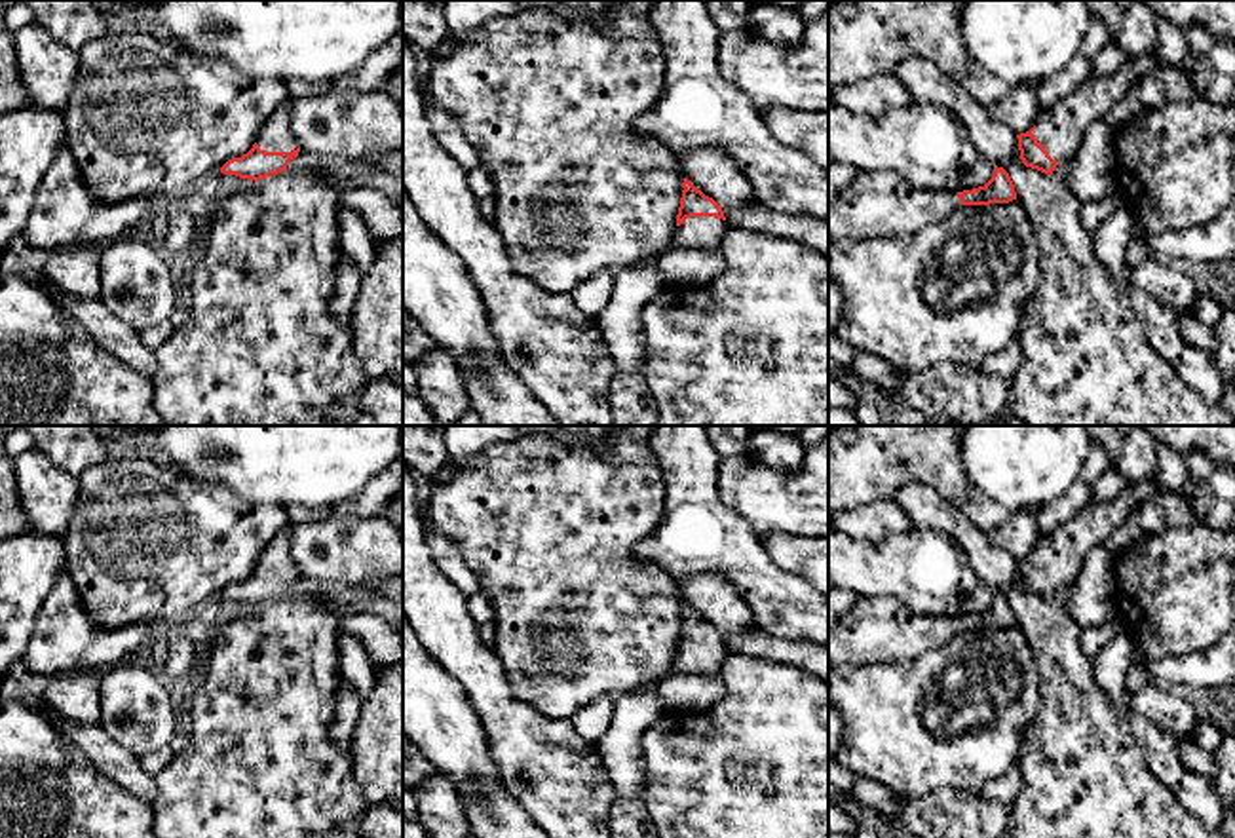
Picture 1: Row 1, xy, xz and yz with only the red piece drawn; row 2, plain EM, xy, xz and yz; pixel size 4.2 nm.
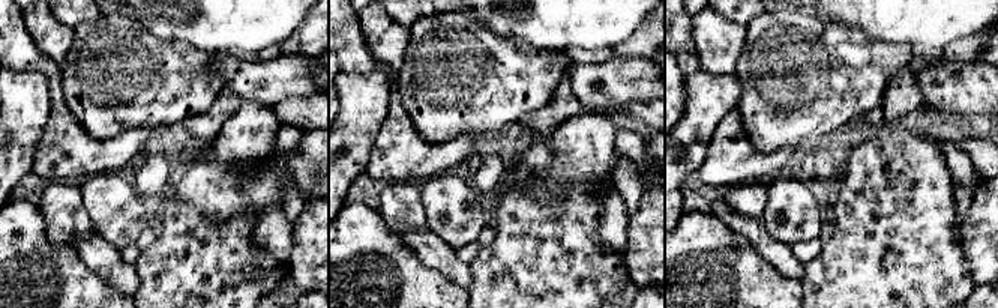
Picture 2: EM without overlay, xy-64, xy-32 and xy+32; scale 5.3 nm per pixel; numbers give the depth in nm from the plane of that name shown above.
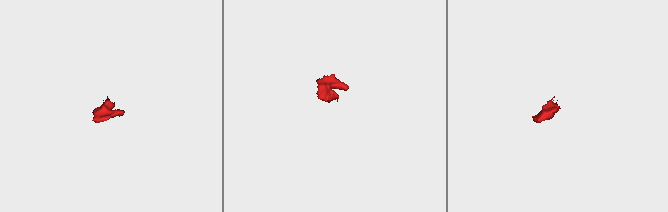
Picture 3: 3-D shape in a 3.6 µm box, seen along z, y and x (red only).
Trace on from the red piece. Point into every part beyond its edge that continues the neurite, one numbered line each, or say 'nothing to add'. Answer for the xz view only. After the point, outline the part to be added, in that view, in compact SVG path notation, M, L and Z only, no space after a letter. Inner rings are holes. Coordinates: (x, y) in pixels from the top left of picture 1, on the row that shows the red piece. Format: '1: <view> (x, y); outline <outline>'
1: xz (700, 232); outline M692 217L676 226L673 234L673 245L701 249L701 251L720 251L722 239L730 224L714 217Z

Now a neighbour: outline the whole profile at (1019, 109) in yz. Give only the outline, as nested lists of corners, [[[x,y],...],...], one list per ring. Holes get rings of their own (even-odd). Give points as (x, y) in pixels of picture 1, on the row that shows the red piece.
[[[1022,84],[988,106],[994,120],[1005,124],[1016,135],[1030,131],[1039,116],[1036,86]]]

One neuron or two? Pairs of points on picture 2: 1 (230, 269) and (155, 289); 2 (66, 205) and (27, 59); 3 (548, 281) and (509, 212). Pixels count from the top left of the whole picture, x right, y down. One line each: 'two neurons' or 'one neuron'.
1: one neuron
2: two neurons
3: one neuron

